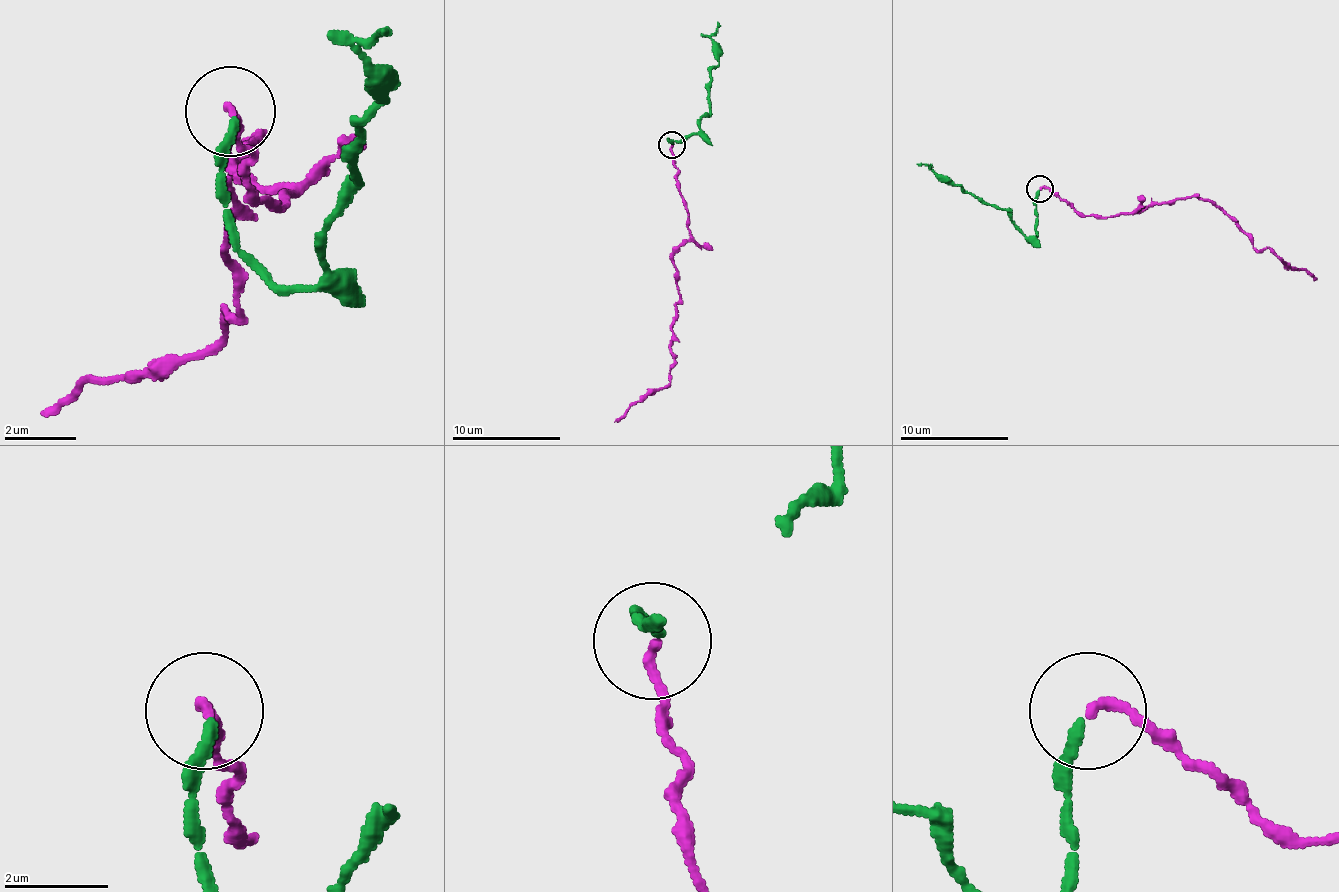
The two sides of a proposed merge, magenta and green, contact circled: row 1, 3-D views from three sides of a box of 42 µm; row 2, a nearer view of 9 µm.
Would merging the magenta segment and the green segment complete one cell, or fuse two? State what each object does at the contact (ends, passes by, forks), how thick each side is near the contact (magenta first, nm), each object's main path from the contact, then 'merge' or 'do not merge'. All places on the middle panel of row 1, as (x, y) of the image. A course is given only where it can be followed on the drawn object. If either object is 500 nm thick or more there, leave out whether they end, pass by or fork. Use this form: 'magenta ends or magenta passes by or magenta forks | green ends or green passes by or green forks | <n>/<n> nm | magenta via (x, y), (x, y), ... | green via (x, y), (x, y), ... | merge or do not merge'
magenta ends | green ends | 180/200 nm | magenta via (671, 146), (690, 238), (673, 254), (679, 292), (671, 341), (671, 382), (660, 390), (649, 390), (614, 422) | green via (673, 143), (671, 140), (695, 135), (709, 110), (709, 75), (717, 62), (711, 37), (717, 32), (717, 21) | merge

